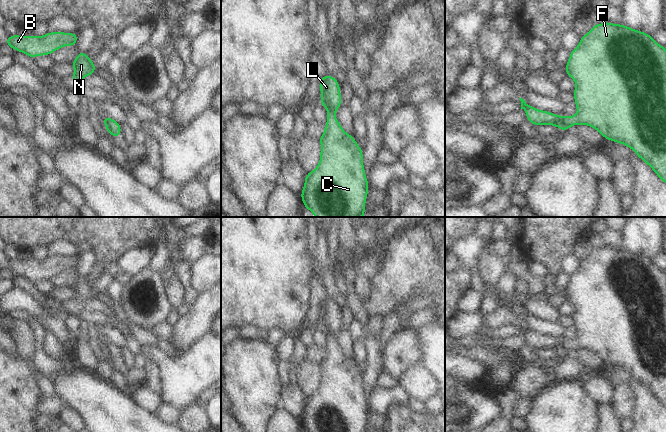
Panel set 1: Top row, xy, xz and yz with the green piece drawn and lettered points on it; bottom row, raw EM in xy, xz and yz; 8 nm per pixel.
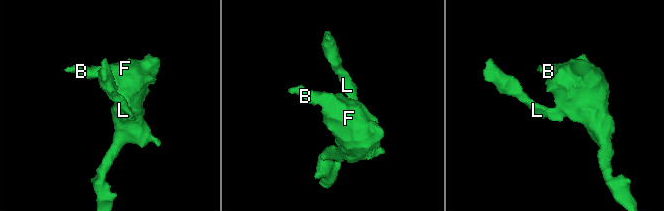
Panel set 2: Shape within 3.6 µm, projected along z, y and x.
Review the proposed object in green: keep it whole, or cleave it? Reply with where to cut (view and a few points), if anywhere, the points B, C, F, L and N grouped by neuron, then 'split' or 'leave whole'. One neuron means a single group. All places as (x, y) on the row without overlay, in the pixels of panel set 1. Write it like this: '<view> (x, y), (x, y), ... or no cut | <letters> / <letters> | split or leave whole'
yz (561, 341), (561, 346), (567, 352) | B C F N / L | split

